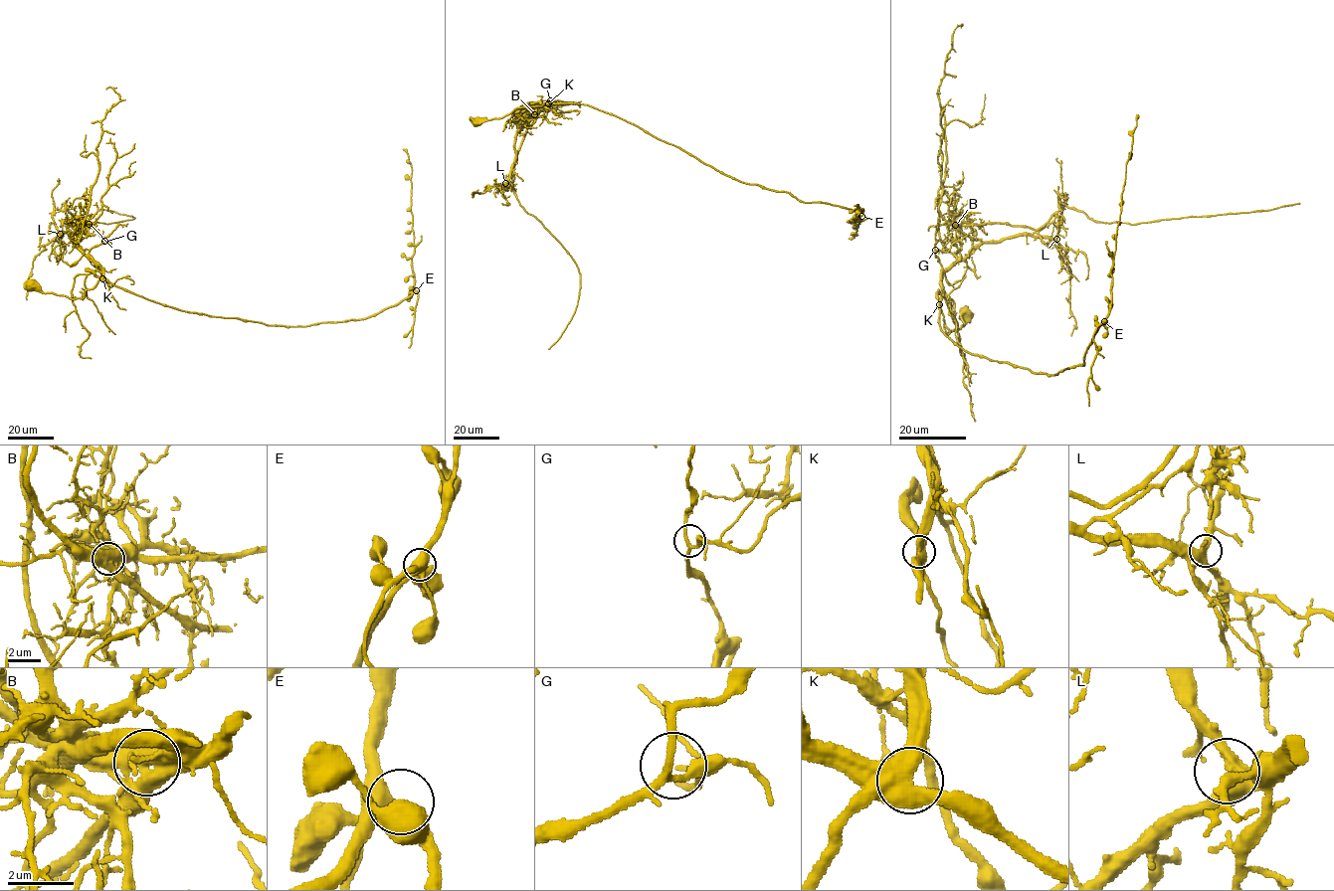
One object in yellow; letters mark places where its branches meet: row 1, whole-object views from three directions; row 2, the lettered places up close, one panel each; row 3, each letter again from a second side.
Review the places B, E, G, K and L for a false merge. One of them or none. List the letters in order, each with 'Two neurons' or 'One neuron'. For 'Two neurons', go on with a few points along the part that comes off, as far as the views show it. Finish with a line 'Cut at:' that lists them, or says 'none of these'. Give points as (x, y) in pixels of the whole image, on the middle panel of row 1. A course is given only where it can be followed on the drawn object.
B: Two neurons. Course of the part to remove: (534, 114), (518, 152), (511, 187), (520, 205), (571, 256), (580, 275), (575, 313), (548, 349)
E: One neuron
G: One neuron
K: One neuron
L: One neuron
Cut at: B

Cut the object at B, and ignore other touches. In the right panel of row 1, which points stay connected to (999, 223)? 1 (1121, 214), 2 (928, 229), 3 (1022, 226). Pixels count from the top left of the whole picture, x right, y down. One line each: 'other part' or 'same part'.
1: other part
2: same part
3: same part

